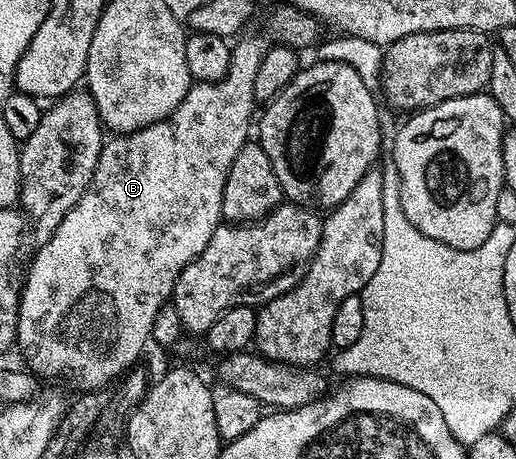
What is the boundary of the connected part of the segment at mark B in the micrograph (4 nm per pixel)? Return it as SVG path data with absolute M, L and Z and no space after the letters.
M242 34L232 44L233 56L223 78L216 79L213 83L194 82L187 95L183 97L181 104L166 119L160 119L158 123L152 123L138 131L132 131L130 135L117 135L110 143L108 140L102 146L99 165L95 165L93 180L83 193L83 197L79 197L77 204L71 209L71 213L67 213L67 217L63 217L63 221L59 221L59 229L55 229L53 236L36 248L37 256L34 257L33 264L29 267L29 276L25 279L25 287L23 283L19 291L21 308L17 314L16 341L16 346L21 347L21 355L25 358L26 364L24 363L24 366L34 376L40 377L42 375L45 379L74 379L82 392L95 391L105 389L105 386L112 379L115 379L114 381L120 380L138 362L136 359L140 357L145 342L148 344L153 334L155 313L159 313L163 304L170 302L173 287L177 278L180 277L181 270L197 255L201 254L203 249L207 249L207 241L211 241L211 233L215 233L215 229L223 223L221 218L223 185L227 173L231 169L231 161L235 161L235 153L239 153L239 149L243 149L243 145L251 135L251 124L255 119L255 111L253 115L253 106L255 106L253 82L255 81L255 73L259 73L259 61L263 61L267 46L266 40L260 34L258 34L259 36L249 34Z

